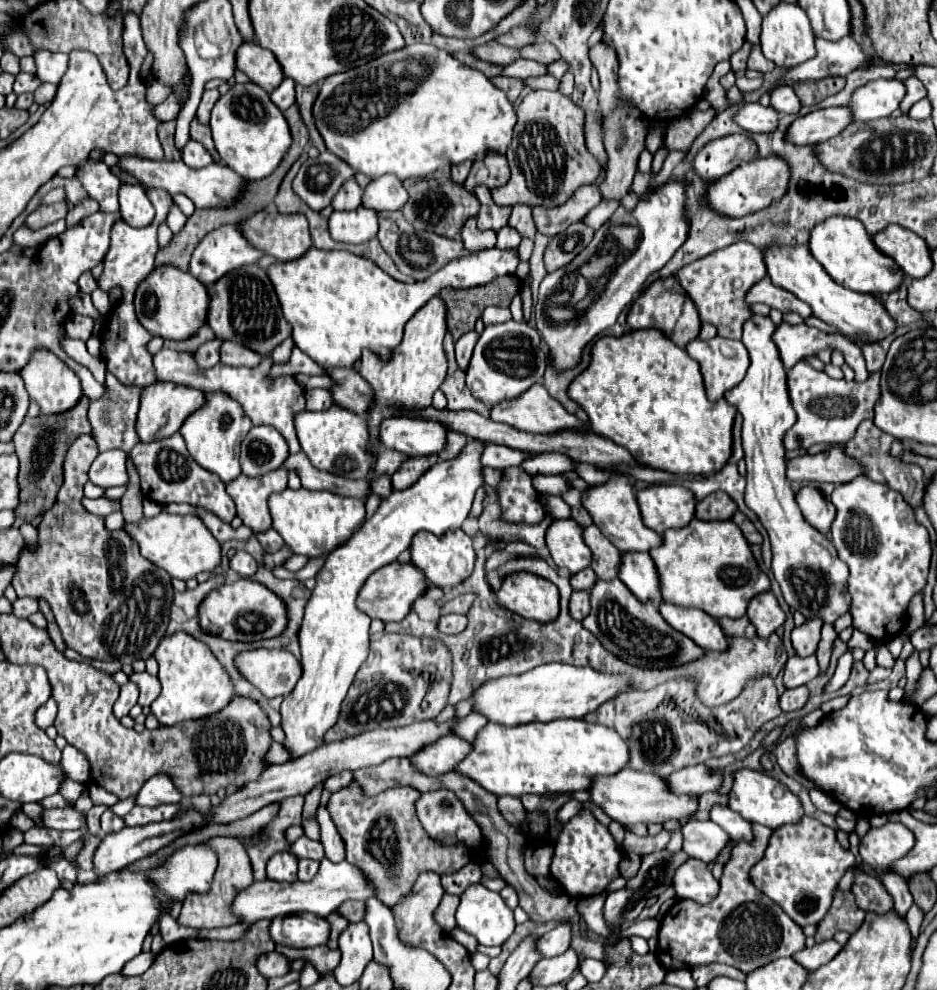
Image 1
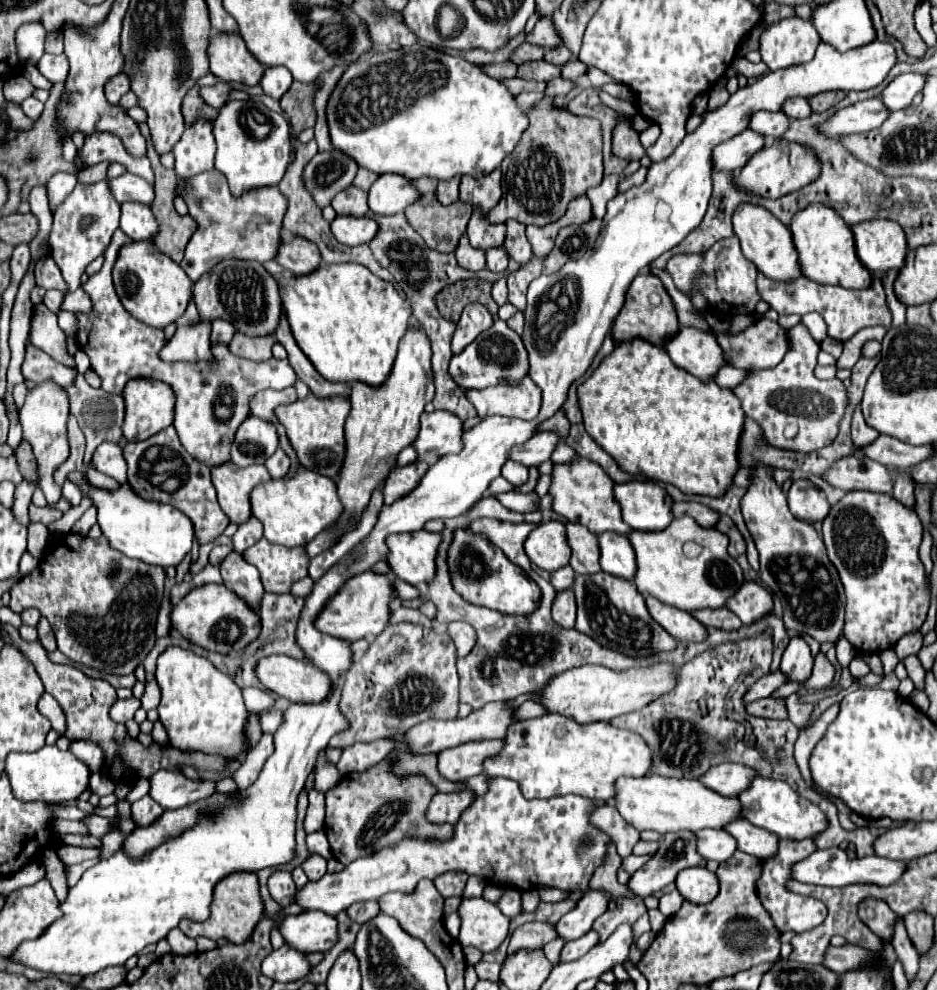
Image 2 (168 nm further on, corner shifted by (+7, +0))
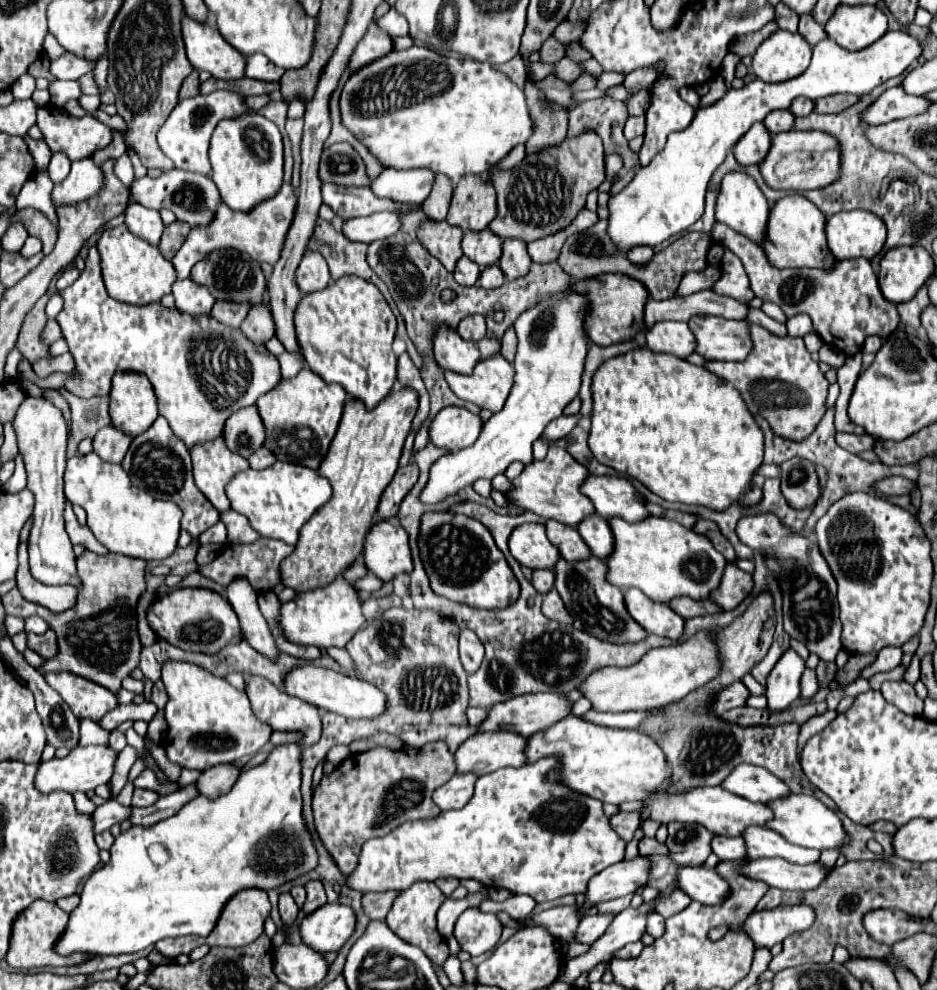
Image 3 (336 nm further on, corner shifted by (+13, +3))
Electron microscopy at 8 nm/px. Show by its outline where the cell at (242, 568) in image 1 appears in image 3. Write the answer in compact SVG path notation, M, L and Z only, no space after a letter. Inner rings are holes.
M243 576L233 578L233 582L229 582L229 586L227 586L227 600L233 606L239 622L241 622L243 638L247 638L247 642L261 654L275 658L275 654L279 650L277 650L275 640L269 632L269 626L259 610L257 590L253 590L249 580Z

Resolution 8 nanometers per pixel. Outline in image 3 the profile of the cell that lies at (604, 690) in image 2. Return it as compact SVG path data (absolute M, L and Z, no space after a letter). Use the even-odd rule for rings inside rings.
M695 634L687 642L653 648L649 650L637 664L625 668L599 668L591 672L579 692L591 702L597 712L631 712L631 710L653 710L667 706L667 702L675 702L677 698L685 698L697 686L703 686L709 678L717 676L717 646L711 634Z

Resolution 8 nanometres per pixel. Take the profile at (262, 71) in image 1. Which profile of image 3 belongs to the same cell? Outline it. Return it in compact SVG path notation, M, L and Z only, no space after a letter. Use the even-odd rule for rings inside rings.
M185 16L183 40L187 58L195 70L205 70L219 80L239 80L245 76L245 58L217 30L215 22L197 22Z

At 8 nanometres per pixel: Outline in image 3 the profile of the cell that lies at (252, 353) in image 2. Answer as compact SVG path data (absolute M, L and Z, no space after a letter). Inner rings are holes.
M253 306L243 320L241 330L255 344L265 344L269 338L273 338L273 318L269 318L269 308Z

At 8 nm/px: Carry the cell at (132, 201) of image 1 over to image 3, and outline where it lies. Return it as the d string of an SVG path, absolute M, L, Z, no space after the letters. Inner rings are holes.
M131 202L125 210L125 226L131 234L139 236L141 240L157 246L161 234L163 234L163 222L159 212L149 210L137 202Z

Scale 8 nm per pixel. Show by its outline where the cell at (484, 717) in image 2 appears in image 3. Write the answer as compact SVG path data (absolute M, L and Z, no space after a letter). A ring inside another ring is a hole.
M523 694L505 702L499 702L491 708L487 708L485 720L477 726L477 732L497 732L497 730L507 730L515 732L523 738L529 738L529 734L535 734L537 730L549 728L549 724L561 720L565 714L569 714L571 704L561 696L561 694Z

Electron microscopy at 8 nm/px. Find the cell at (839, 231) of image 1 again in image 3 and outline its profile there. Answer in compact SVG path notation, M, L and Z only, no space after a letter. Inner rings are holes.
M801 194L781 198L769 212L769 230L763 246L769 262L777 268L825 268L833 270L837 258L827 248L825 214Z

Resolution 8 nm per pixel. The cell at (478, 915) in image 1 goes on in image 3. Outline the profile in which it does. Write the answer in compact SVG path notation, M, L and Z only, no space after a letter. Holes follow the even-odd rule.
M467 908L455 924L453 936L457 938L461 950L471 956L479 956L491 950L501 938L501 922L497 914L485 914L479 908Z

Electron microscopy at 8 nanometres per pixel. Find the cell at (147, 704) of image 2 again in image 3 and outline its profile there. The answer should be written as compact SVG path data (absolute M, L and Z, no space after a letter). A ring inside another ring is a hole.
M157 680L157 682L153 684L153 690L151 690L151 702L153 702L159 710L165 708L167 698L165 698L165 686L163 686L161 680Z

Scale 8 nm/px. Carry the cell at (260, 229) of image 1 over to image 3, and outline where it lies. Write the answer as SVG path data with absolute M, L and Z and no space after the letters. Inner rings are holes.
M311 250L303 254L295 276L297 276L297 286L301 288L303 294L323 290L331 280L325 258L319 252L311 252Z

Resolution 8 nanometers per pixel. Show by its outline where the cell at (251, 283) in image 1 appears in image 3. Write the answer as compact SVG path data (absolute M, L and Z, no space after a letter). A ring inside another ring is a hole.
M215 250L213 254L209 254L209 258L193 266L191 280L201 286L207 286L207 290L213 294L215 300L231 300L239 304L247 302L249 306L257 306L263 302L265 282L267 282L259 262L237 250Z

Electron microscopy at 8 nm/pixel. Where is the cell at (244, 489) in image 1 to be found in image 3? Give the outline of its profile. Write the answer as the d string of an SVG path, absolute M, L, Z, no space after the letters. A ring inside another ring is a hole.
M217 438L205 446L195 446L191 450L191 458L197 488L219 512L231 510L225 488L235 474L249 470L249 462L239 454L229 452L223 438Z

